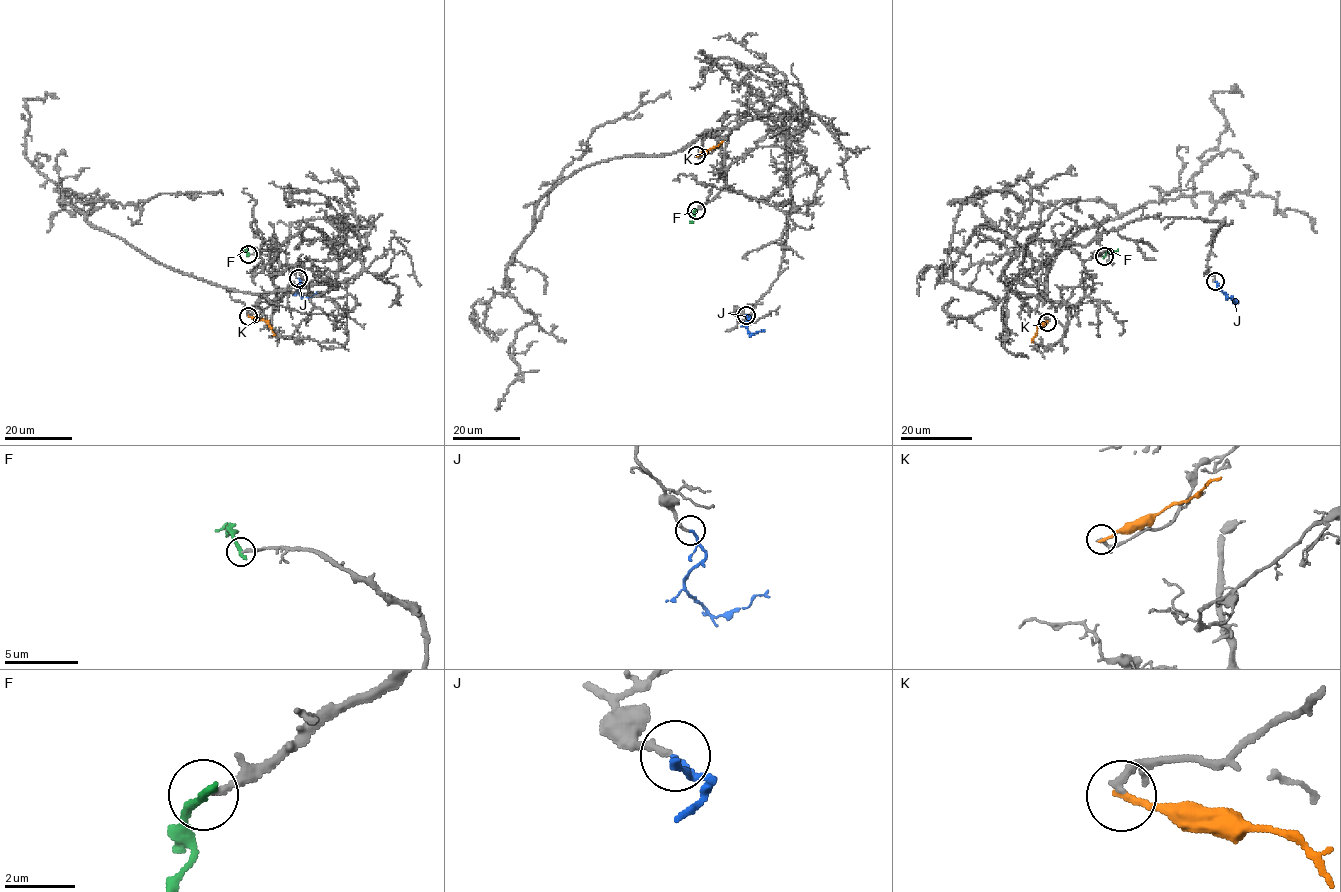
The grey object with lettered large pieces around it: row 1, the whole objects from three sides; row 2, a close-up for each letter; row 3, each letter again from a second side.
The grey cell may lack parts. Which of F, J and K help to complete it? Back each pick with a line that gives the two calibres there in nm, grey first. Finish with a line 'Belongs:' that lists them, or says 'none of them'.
J: 240 nm thick on the grey side, 180 nm on the other
Belongs: J

